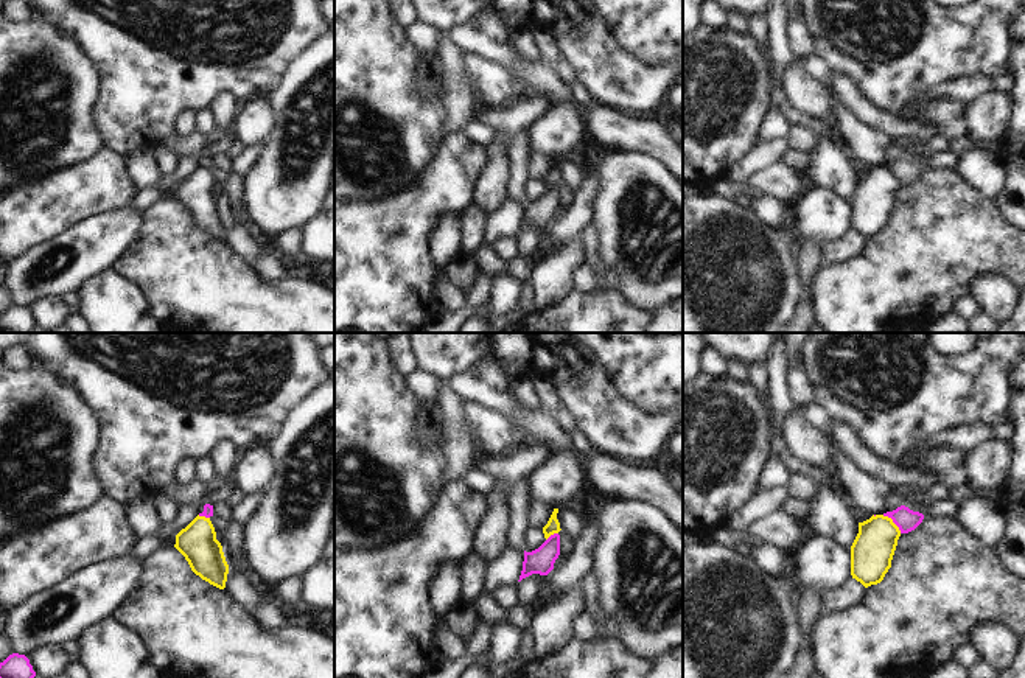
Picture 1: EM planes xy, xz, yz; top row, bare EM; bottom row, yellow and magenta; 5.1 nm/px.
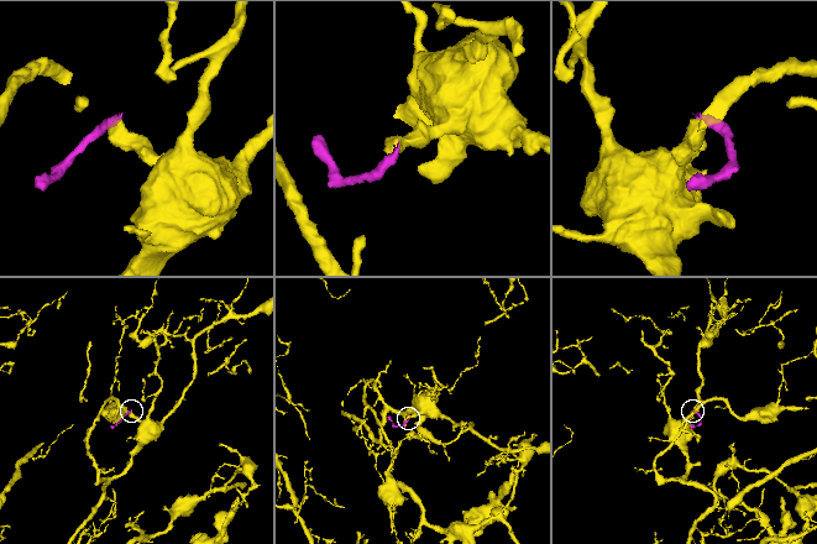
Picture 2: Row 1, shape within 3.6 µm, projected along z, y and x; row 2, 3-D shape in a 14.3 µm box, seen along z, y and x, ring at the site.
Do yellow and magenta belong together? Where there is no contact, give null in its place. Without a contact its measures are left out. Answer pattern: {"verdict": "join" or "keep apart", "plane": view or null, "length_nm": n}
{"verdict": "keep apart", "plane": "yz", "length_nm": 140}

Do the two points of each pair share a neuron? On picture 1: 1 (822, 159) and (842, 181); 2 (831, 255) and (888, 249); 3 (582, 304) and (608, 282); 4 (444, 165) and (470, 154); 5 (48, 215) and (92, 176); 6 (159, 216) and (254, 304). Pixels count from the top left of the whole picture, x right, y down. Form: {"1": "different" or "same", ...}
{"1": "same", "2": "different", "3": "different", "4": "same", "5": "same", "6": "same"}

